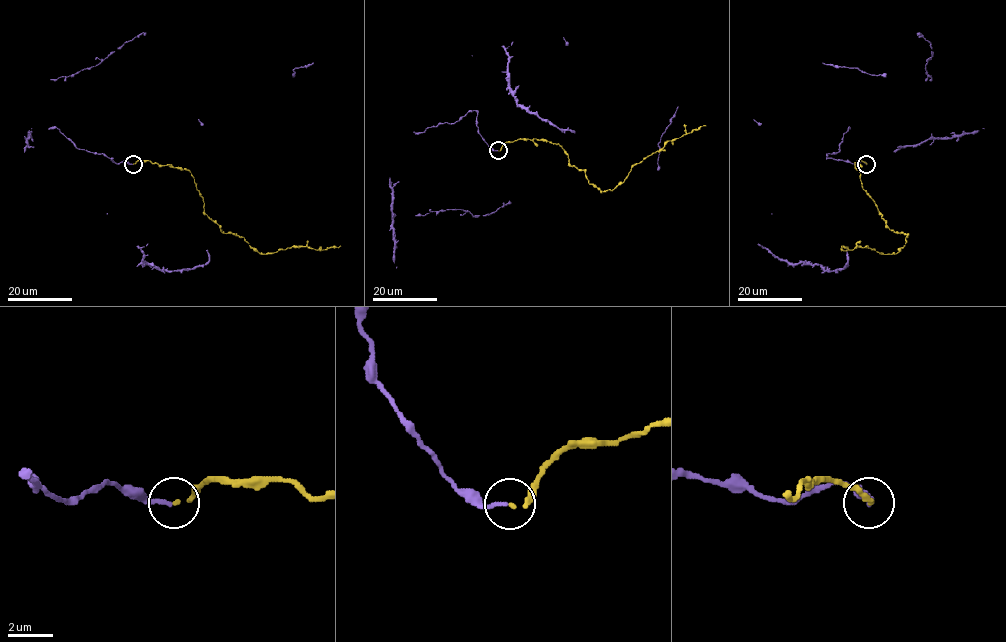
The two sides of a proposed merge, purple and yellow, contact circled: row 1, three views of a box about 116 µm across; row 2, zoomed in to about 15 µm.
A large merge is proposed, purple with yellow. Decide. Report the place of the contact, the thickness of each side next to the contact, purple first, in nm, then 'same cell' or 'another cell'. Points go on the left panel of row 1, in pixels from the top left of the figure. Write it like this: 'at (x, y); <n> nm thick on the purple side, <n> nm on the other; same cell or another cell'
at (133, 164); 190 nm thick on the purple side, 150 nm on the other; same cell

